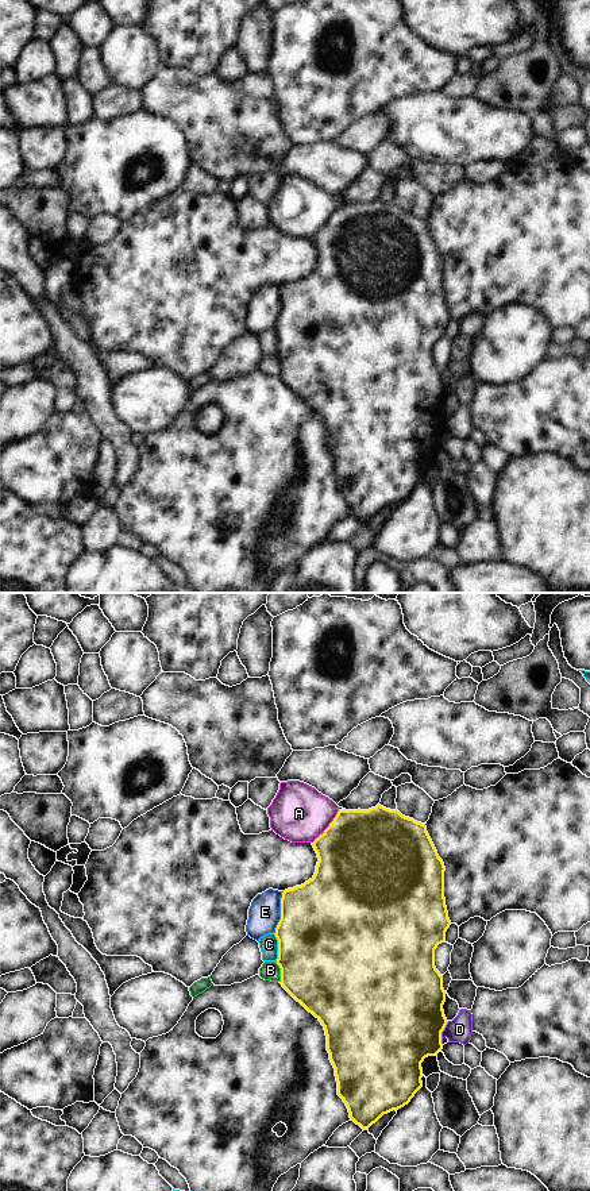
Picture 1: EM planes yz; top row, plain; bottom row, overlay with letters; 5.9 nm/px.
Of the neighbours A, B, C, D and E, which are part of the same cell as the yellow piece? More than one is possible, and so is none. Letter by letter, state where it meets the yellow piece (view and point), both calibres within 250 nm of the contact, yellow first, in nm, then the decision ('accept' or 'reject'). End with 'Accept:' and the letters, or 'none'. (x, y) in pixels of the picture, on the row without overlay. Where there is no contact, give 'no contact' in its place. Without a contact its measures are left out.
A: meets yellow in yz at (328, 222); 500 nm thick on the yellow side, 340 nm on the other; reject
B: meets yellow in yz at (281, 367); 500 nm thick on the yellow side, 110 nm on the other; reject
C: meets yellow in yz at (278, 342); 500 nm thick on the yellow side, 110 nm on the other; reject
D: meets yellow in yz at (440, 428); 500 nm thick on the yellow side, 150 nm on the other; reject
E: meets yellow in yz at (281, 308); 500 nm thick on the yellow side, 190 nm on the other; reject
Accept: none

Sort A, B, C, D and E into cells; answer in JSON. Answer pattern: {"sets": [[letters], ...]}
{"sets": [["A"], ["B"], ["C"], ["D"], ["E"]]}

